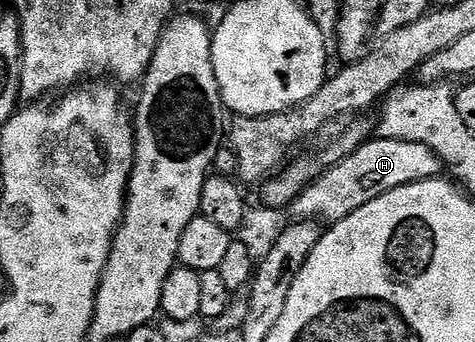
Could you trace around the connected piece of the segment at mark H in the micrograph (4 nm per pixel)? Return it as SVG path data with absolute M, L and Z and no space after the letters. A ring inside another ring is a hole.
M373 137L355 148L347 158L339 160L336 165L323 172L314 183L309 184L293 200L292 218L297 221L324 221L332 225L391 189L399 189L403 185L418 183L424 179L438 178L442 171L441 160L435 152L427 149L427 145Z

